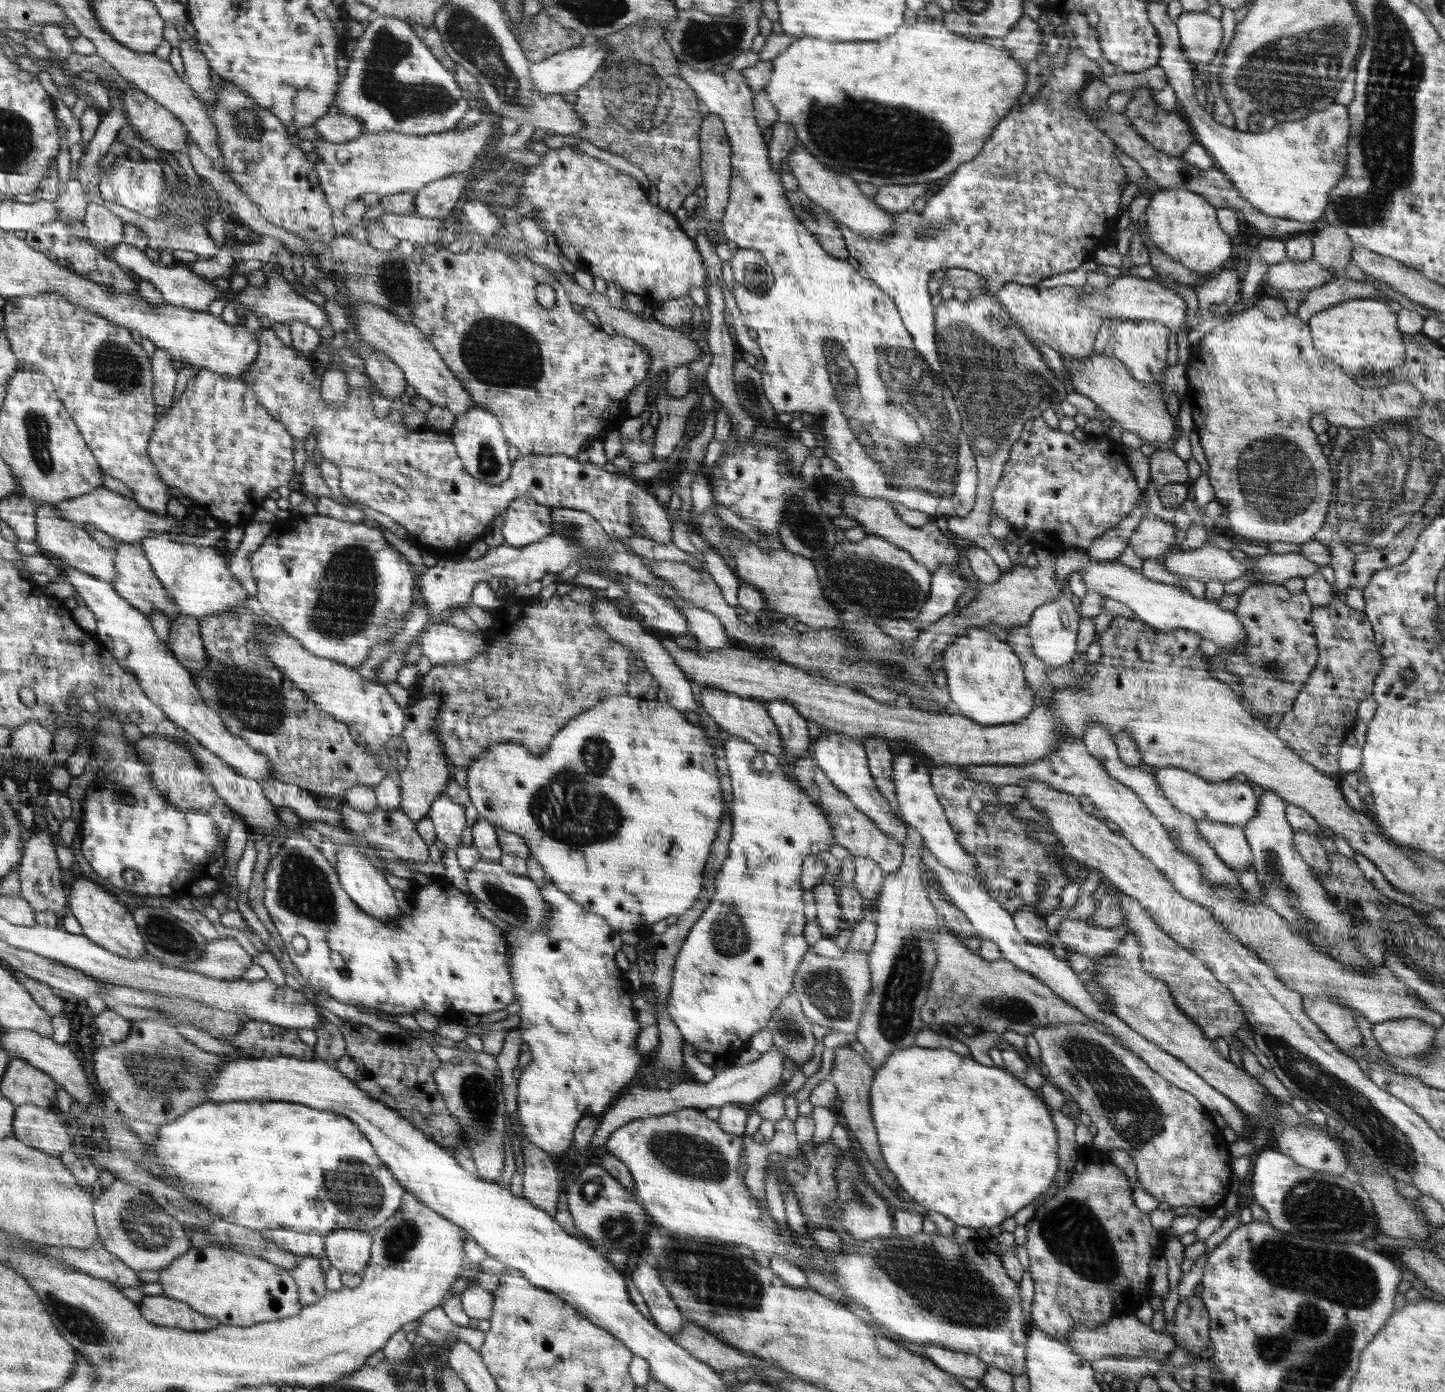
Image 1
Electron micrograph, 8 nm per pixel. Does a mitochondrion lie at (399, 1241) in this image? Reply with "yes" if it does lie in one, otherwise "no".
yes

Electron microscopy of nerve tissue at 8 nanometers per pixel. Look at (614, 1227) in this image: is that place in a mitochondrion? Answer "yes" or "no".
yes

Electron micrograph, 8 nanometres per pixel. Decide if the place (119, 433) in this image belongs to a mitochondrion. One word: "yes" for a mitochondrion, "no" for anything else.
no

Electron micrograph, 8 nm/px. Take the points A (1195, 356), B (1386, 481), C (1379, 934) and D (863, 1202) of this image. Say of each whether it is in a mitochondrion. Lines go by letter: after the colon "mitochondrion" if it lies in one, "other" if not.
A: other
B: mitochondrion
C: mitochondrion
D: mitochondrion

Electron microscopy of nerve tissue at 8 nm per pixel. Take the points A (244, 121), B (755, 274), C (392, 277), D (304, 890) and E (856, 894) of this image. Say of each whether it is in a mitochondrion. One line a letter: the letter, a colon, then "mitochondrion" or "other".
A: mitochondrion
B: mitochondrion
C: mitochondrion
D: mitochondrion
E: other

